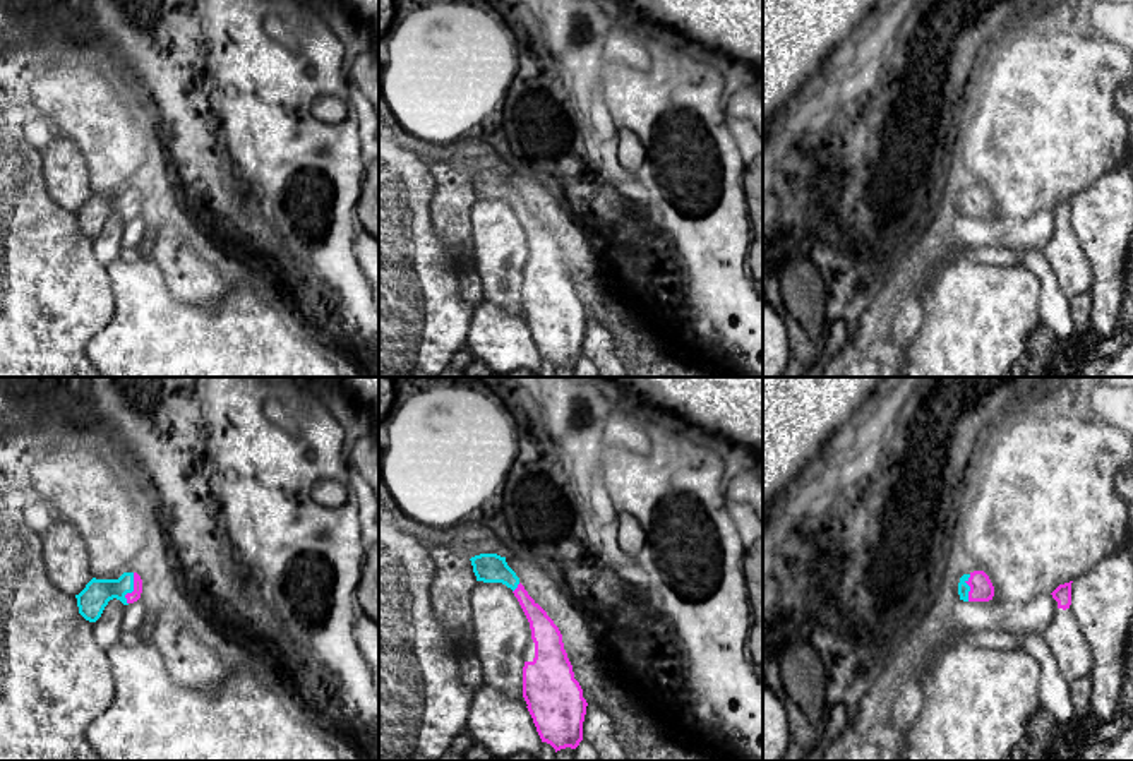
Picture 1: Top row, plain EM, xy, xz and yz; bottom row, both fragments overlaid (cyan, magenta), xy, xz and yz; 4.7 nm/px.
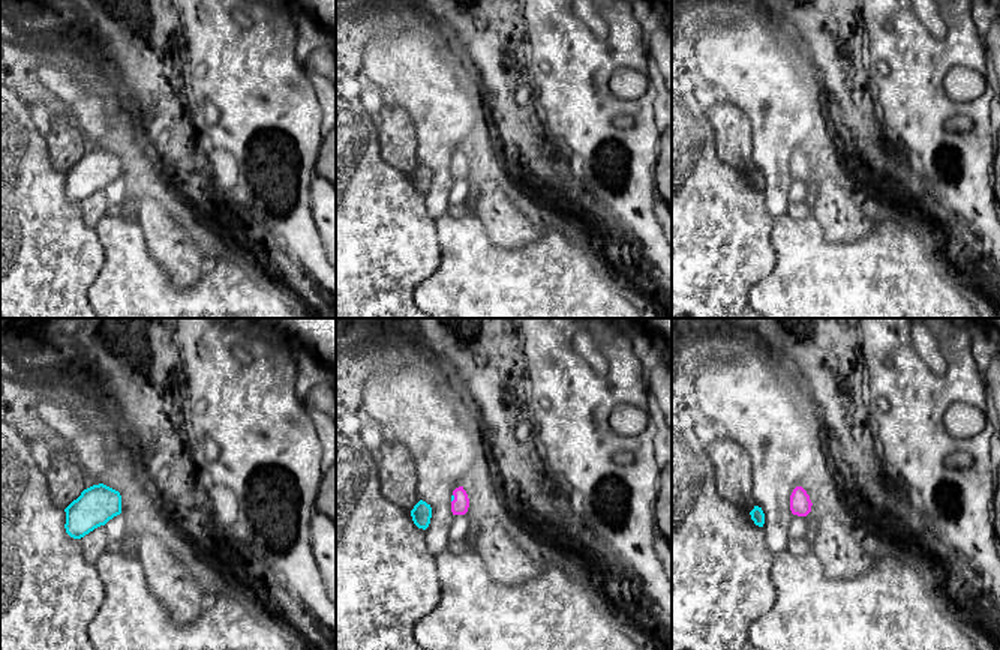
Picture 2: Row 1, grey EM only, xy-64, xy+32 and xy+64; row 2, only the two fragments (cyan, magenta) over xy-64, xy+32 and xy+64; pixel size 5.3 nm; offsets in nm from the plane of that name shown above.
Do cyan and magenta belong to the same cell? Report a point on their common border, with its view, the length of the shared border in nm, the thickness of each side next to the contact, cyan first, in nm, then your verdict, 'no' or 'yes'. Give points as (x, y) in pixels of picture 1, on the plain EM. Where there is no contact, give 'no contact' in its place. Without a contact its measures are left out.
contact xy (132, 206); length 160 nm; calibres 140 and 50 nm; yes

